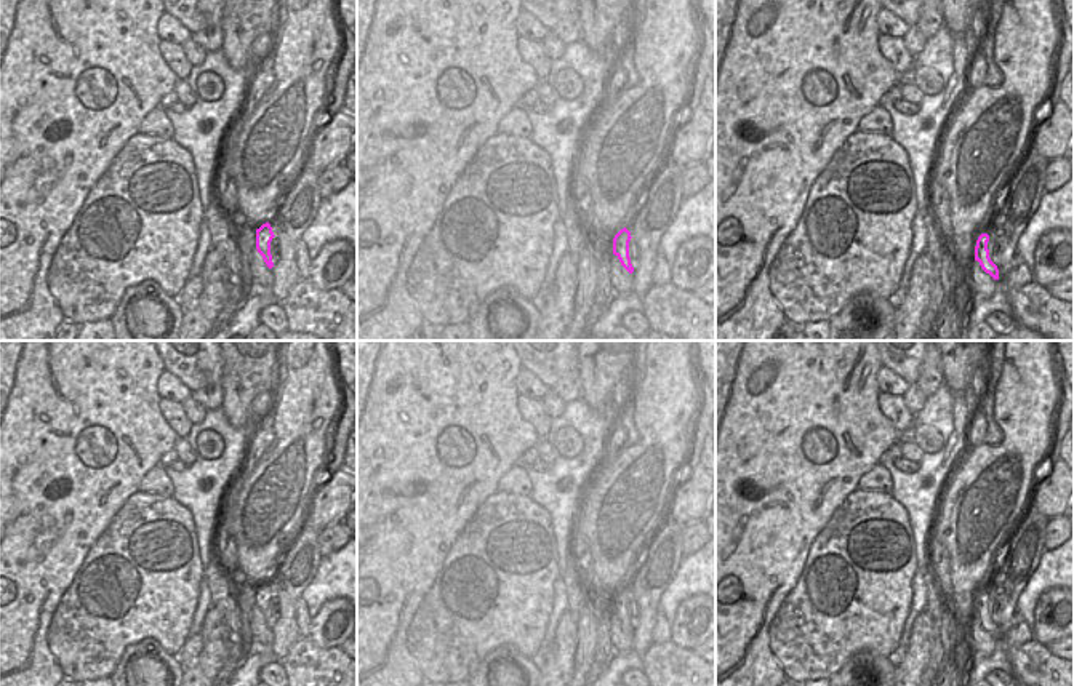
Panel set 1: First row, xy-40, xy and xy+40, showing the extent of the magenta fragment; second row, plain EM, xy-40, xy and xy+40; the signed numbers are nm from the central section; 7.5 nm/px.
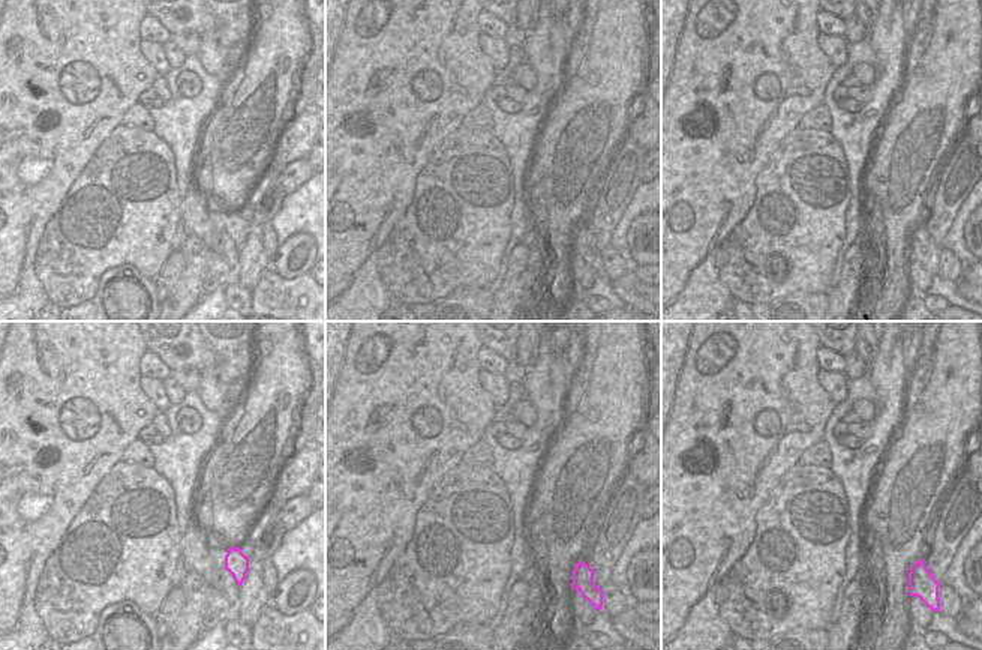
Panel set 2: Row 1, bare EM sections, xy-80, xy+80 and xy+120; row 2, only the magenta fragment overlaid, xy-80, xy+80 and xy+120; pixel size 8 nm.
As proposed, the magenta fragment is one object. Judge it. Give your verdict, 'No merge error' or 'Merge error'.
No merge error.

